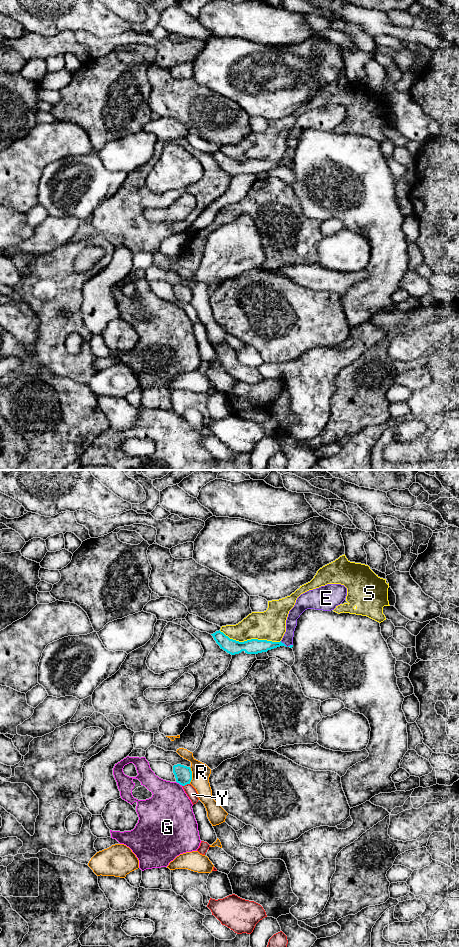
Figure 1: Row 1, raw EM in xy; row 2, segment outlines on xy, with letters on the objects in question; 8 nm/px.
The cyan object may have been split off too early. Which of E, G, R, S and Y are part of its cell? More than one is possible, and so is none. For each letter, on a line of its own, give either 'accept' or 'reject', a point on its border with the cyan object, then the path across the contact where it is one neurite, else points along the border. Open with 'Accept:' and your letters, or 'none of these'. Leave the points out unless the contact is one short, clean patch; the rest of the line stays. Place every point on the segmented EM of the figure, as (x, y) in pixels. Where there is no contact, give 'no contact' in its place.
Accept: none of these
E: reject; contact xy (285, 645); border xy (280, 641), (287, 646), (292, 645)
G: reject; contact xy (179, 783)
R: reject; contact xy (191, 775)
S: reject; contact xy (250, 640)
Y: reject; contact xy (185, 784)

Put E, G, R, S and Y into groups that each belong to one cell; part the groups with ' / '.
E / G / R / S / Y

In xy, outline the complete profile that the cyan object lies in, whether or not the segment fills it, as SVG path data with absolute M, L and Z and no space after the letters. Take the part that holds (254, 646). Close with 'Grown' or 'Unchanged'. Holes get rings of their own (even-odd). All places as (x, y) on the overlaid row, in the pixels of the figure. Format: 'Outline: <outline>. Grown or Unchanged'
Outline: M220 630L216 631L211 635L213 636L216 643L220 646L220 648L231 655L239 654L242 651L244 651L247 654L258 654L262 652L267 652L268 650L271 650L280 646L287 647L281 641L272 642L267 640L251 639L244 642L239 642L239 641L230 639Z. Unchanged

